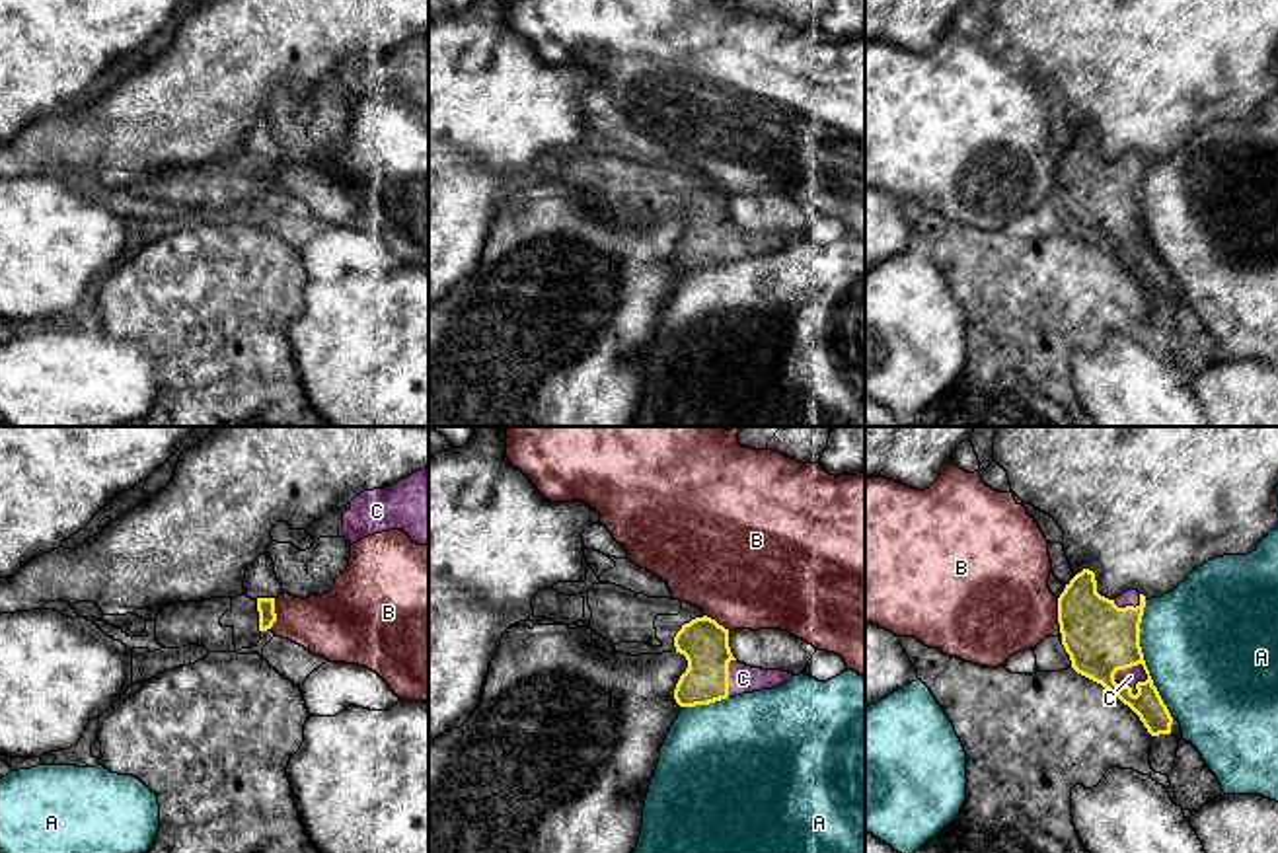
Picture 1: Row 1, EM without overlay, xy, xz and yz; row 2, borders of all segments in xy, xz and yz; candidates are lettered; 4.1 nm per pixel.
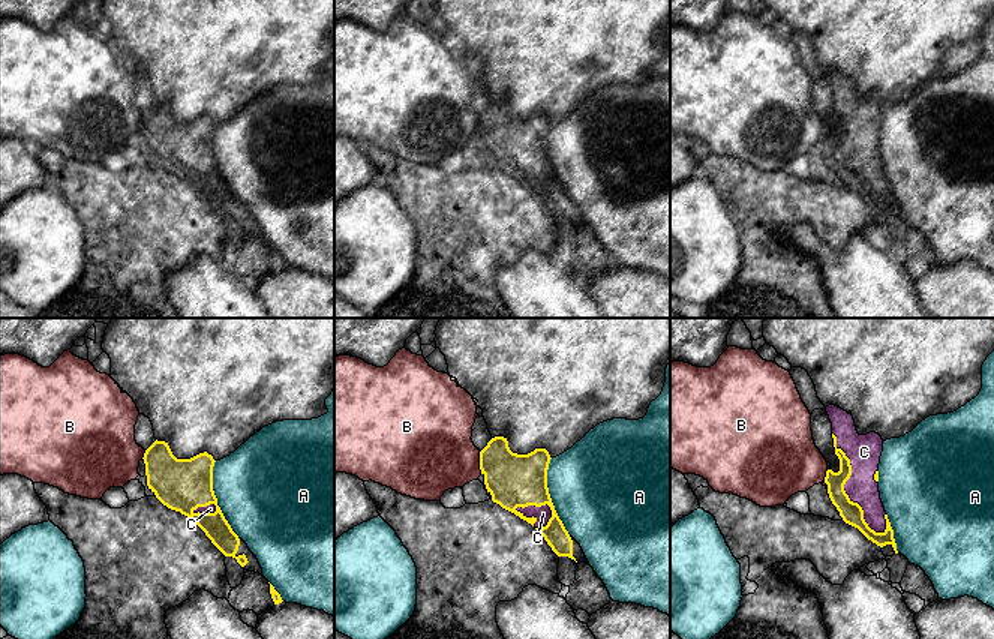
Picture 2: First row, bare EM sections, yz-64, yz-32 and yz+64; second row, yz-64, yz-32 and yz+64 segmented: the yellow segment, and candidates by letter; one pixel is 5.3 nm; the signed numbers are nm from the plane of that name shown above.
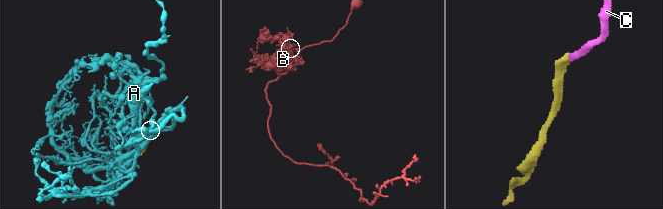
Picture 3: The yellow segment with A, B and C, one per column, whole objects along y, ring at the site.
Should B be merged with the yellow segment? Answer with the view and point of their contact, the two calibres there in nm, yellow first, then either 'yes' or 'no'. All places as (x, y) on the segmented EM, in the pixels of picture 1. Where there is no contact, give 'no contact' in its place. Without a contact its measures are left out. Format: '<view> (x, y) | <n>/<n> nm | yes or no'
yz (1058, 616) | 300/420 nm | no

